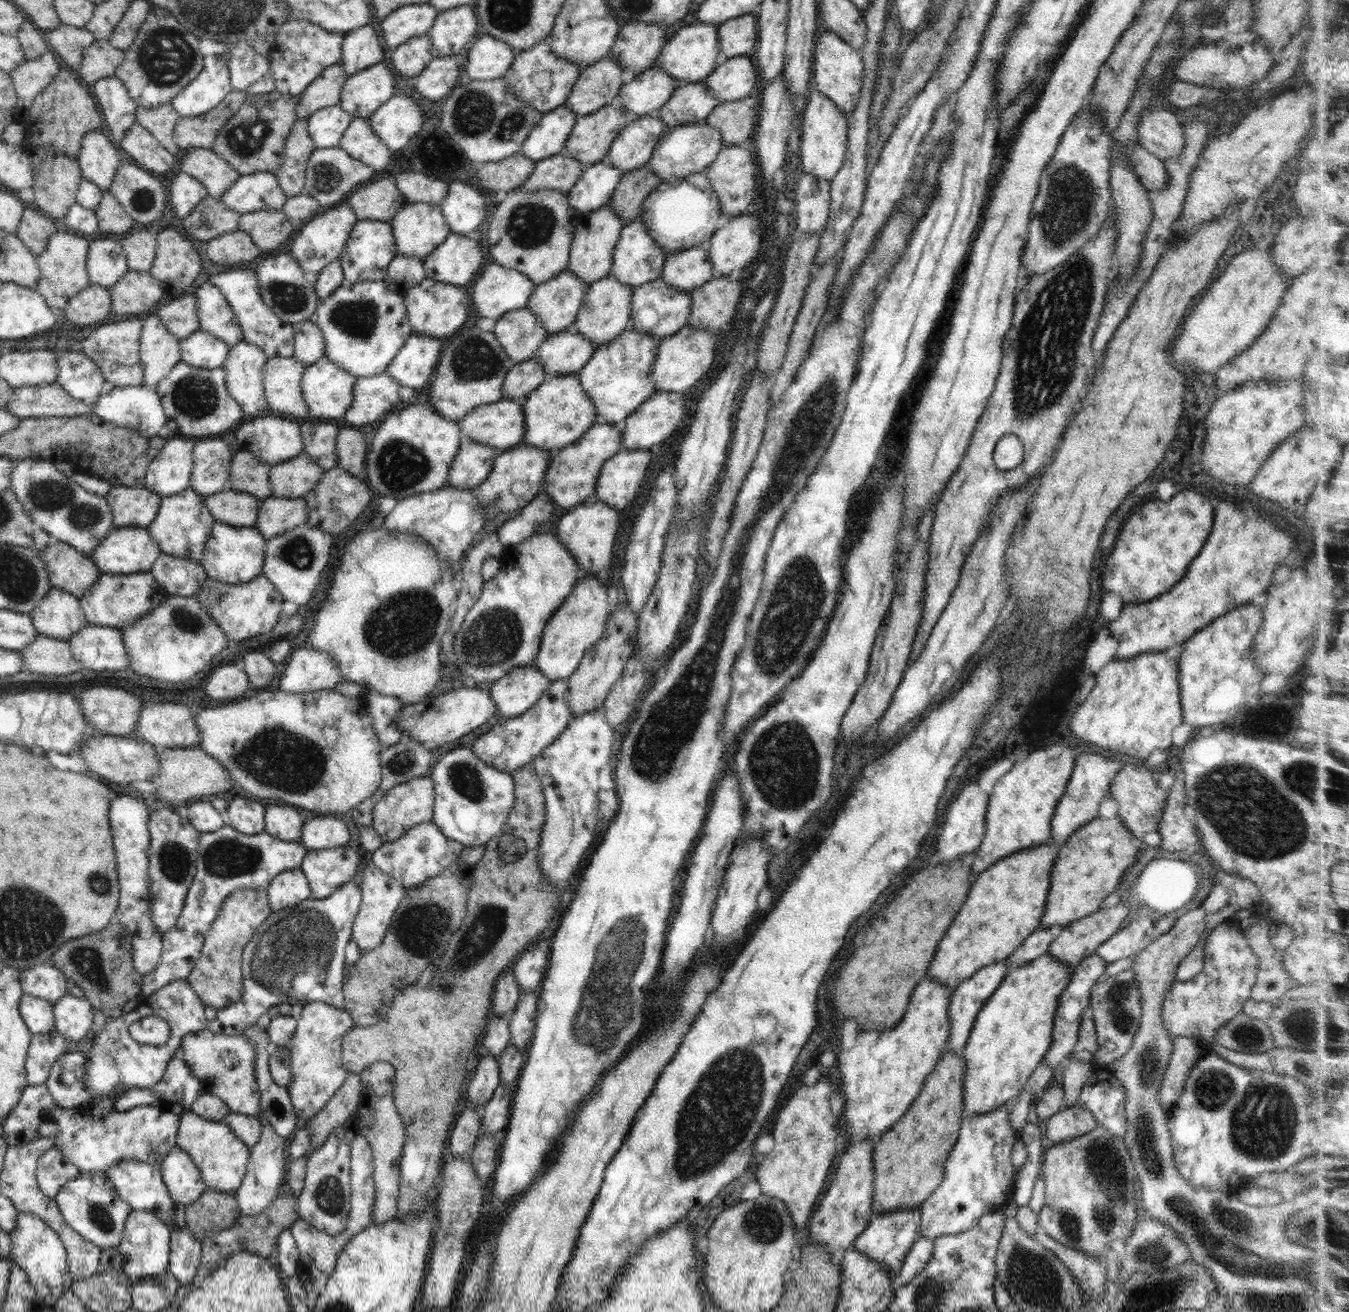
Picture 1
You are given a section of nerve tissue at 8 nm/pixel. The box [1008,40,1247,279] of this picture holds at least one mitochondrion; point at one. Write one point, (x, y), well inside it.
(1072, 199)

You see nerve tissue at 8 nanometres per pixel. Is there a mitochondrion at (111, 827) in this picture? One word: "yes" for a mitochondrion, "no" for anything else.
no

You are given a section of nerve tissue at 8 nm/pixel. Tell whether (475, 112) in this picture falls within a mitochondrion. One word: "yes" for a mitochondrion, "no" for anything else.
yes

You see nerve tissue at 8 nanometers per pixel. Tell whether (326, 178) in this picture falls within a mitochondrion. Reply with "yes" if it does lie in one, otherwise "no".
yes

